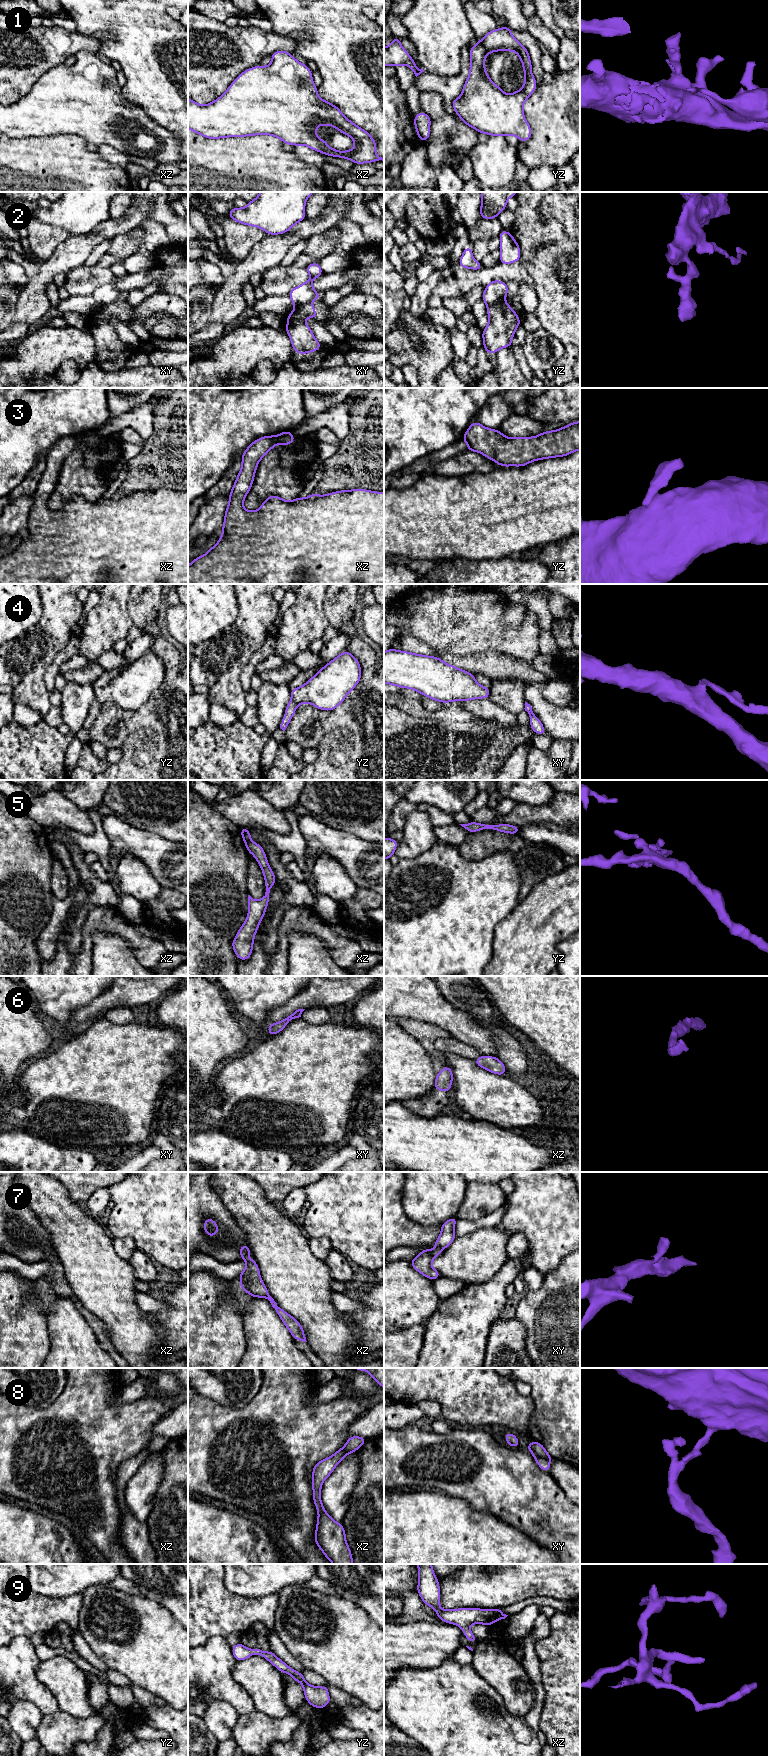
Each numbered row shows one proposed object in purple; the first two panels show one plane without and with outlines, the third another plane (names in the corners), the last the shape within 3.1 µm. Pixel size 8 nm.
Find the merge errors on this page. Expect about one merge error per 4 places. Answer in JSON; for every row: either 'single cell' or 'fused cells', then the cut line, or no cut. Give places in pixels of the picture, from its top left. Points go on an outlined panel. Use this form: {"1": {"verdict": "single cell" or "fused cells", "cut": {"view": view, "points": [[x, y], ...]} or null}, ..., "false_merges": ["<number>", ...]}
{"1": {"verdict": "single cell", "cut": null}, "2": {"verdict": "fused cells", "cut": {"view": "xy", "points": [[310, 300], [295, 306]]}}, "3": {"verdict": "single cell", "cut": null}, "4": {"verdict": "single cell", "cut": null}, "5": {"verdict": "single cell", "cut": null}, "6": {"verdict": "single cell", "cut": null}, "7": {"verdict": "fused cells", "cut": {"view": "xy", "points": [[437, 1247], [441, 1249]]}}, "8": {"verdict": "fused cells", "cut": {"view": "xy", "points": [[533, 1453], [548, 1461]]}}, "9": {"verdict": "single cell", "cut": null}, "false_merges": ["2", "7", "8"]}

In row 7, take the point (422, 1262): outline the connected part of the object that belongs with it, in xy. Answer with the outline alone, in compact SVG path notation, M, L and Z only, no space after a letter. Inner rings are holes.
M437 1248L436 1250L424 1249L414 1259L410 1260L411 1266L425 1277L434 1281L440 1277L441 1274L439 1271L431 1267L431 1263L432 1260L441 1255L441 1253L441 1248Z

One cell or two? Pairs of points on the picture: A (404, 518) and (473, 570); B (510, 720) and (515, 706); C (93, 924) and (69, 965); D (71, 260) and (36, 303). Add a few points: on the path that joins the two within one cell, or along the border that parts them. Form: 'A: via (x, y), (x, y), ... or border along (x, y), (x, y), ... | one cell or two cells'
A: border along (480, 560), (449, 558), (435, 562) | two cells
B: border along (492, 700), (516, 715) | two cells
C: via (87, 935), (86, 950), (80, 956) | one cell
D: via (58, 263), (41, 279), (36, 290) | one cell

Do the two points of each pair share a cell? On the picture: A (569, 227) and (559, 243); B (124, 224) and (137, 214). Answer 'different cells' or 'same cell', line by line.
A: different cells
B: same cell

